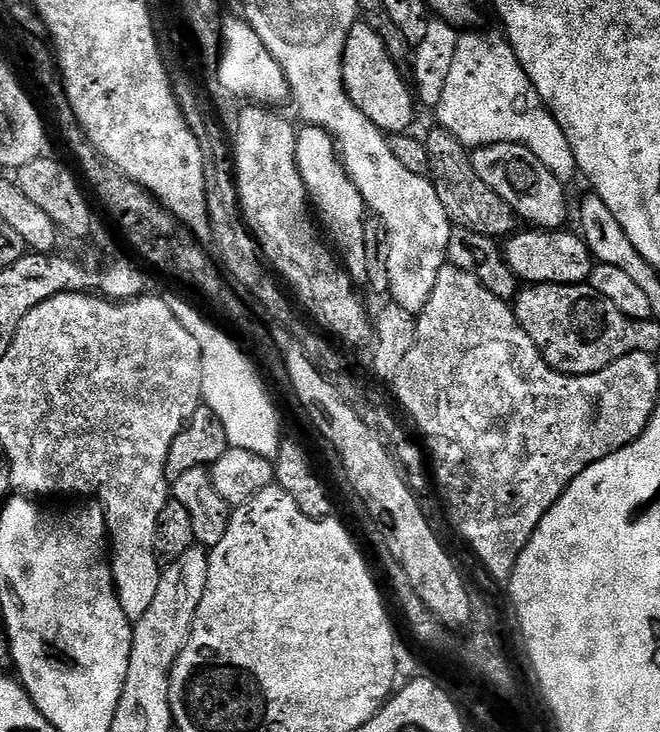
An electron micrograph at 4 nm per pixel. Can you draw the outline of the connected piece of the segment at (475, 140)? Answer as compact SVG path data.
M468 30L460 34L457 38L457 49L454 53L454 62L451 63L450 74L447 75L446 86L443 87L441 101L434 108L439 127L445 128L450 134L454 134L454 138L458 138L458 142L462 142L465 148L471 150L481 148L482 146L490 146L491 144L521 144L526 146L526 150L530 150L530 154L534 154L534 158L538 158L538 162L542 162L542 166L546 166L546 170L550 170L550 174L554 174L554 178L558 178L561 184L571 185L572 179L577 179L578 169L576 159L574 158L574 150L570 150L570 142L566 142L566 134L562 134L562 126L558 126L558 122L553 118L552 111L542 102L542 98L538 94L538 90L534 90L534 86L530 82L530 78L526 74L526 70L522 70L522 66L518 62L518 58L514 54L514 50L509 46L507 39L503 35L491 36L488 32L480 32L481 30Z

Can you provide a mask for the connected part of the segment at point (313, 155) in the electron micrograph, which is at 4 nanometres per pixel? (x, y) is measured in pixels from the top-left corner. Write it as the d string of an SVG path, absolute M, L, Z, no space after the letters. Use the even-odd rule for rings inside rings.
M311 126L301 127L296 134L296 161L298 170L302 174L302 182L308 191L311 207L319 223L325 229L328 227L332 231L337 244L335 247L338 252L340 247L339 255L342 257L344 267L348 269L348 275L357 282L366 281L366 242L364 241L366 205L358 186L354 186L354 182L346 174L344 161L336 150L336 141L326 130Z

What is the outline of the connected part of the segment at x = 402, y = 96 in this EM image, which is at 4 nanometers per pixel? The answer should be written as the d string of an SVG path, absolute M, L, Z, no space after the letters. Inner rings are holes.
M357 22L350 30L344 47L344 89L349 98L386 134L404 134L409 131L416 116L417 101L409 81L404 81L402 73L396 69L384 40L364 22ZM409 86L409 89L408 89Z

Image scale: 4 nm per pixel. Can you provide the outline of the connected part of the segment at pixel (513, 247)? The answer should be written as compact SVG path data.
M569 230L517 231L503 241L504 261L525 285L534 284L583 284L591 278L594 261L583 236Z

